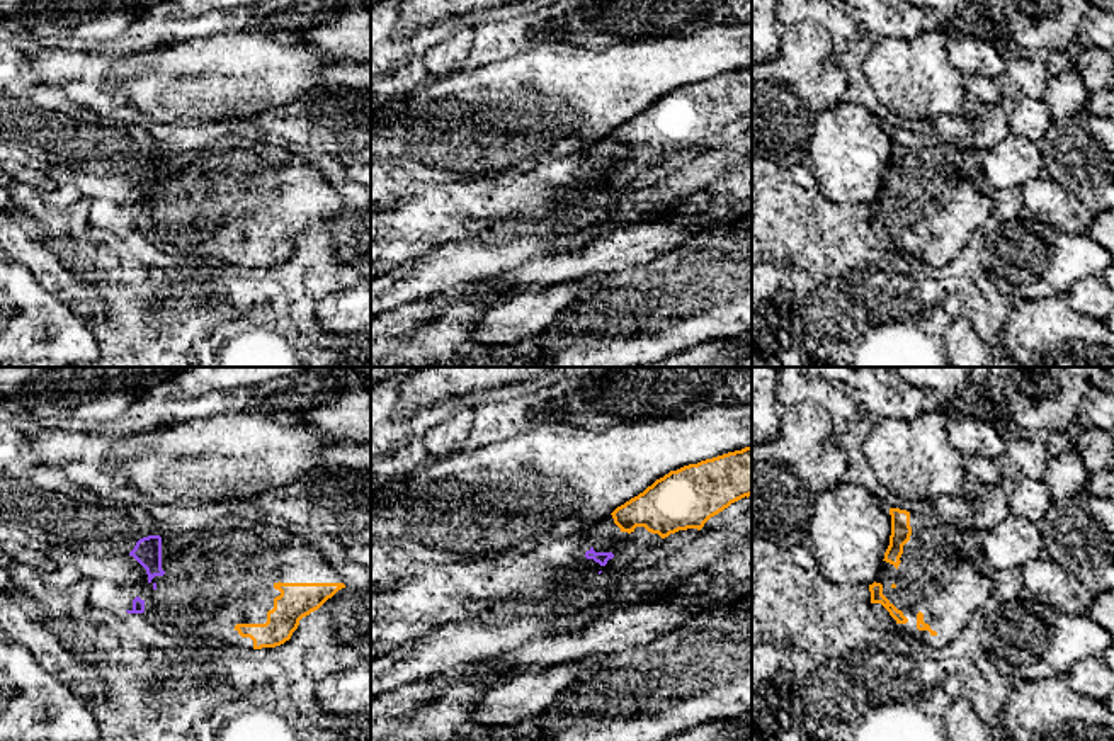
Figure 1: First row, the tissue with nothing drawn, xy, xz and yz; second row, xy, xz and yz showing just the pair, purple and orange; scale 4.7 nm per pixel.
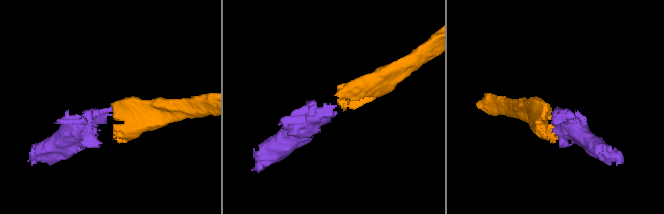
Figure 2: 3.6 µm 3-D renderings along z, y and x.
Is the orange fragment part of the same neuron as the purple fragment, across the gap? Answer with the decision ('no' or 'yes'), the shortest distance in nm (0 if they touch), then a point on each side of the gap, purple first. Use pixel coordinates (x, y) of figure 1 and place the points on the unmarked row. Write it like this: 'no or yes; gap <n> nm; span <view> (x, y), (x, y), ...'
yes; gap 110 nm; span xz (611, 172), (621, 150)

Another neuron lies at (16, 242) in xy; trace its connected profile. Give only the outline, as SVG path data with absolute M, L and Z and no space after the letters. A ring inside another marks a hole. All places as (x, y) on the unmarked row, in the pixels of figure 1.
M0 207L0 246L7 258L31 270L37 284L83 320L105 318L99 296L85 287L53 253Z

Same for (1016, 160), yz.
M1014 133L997 146L976 153L973 161L1002 190L1019 190L1026 182L1044 177L1044 156L1037 143Z

